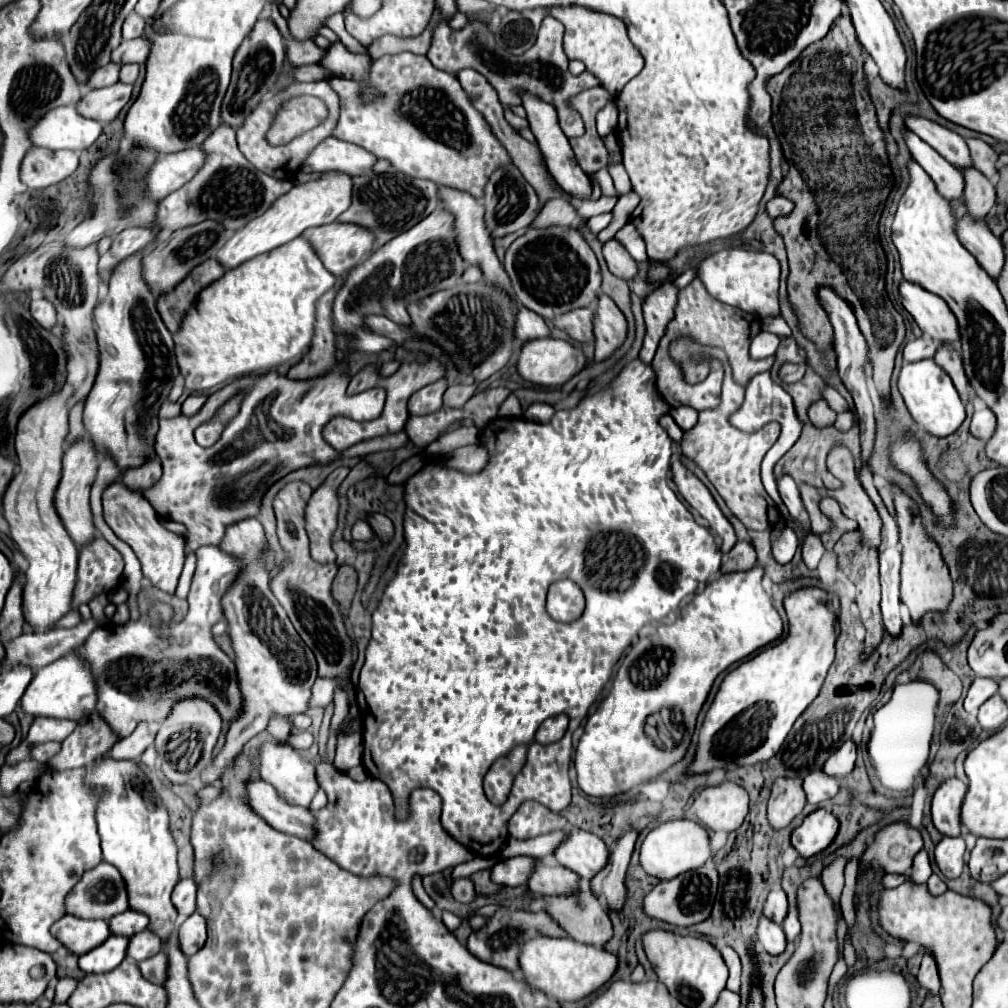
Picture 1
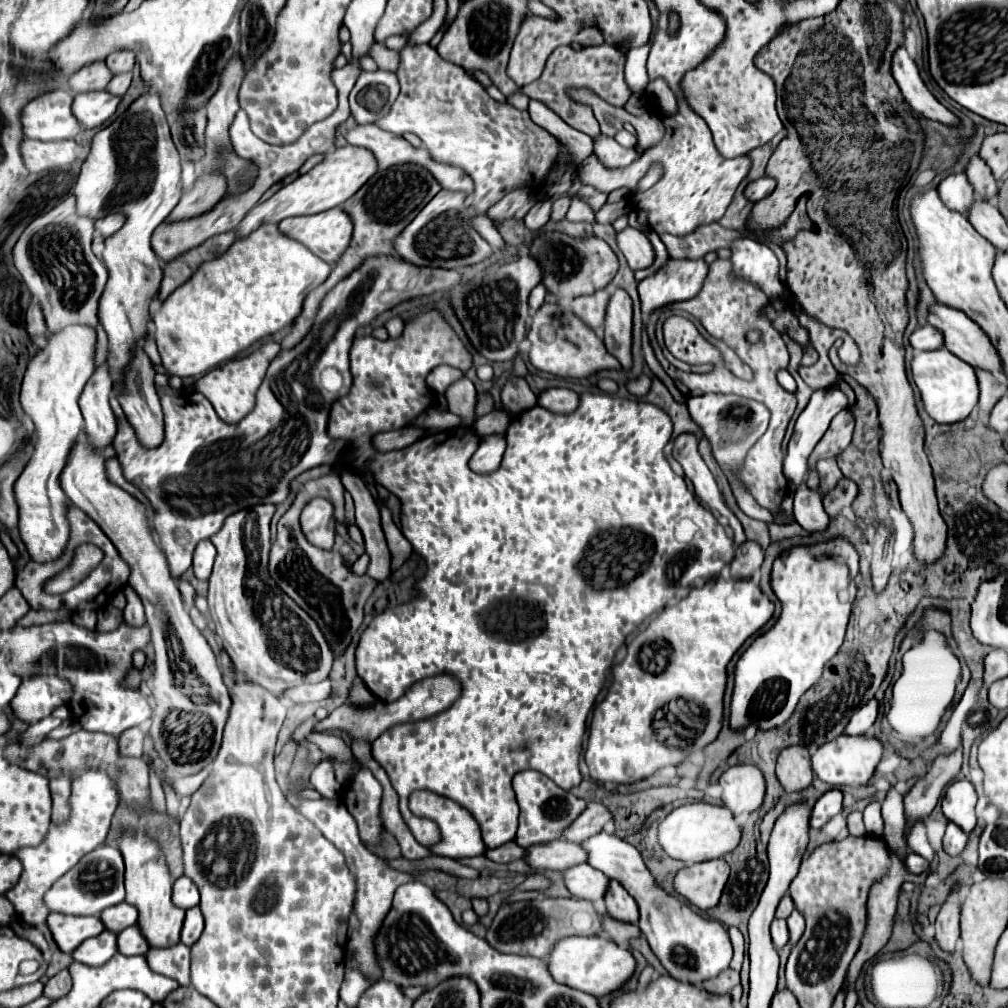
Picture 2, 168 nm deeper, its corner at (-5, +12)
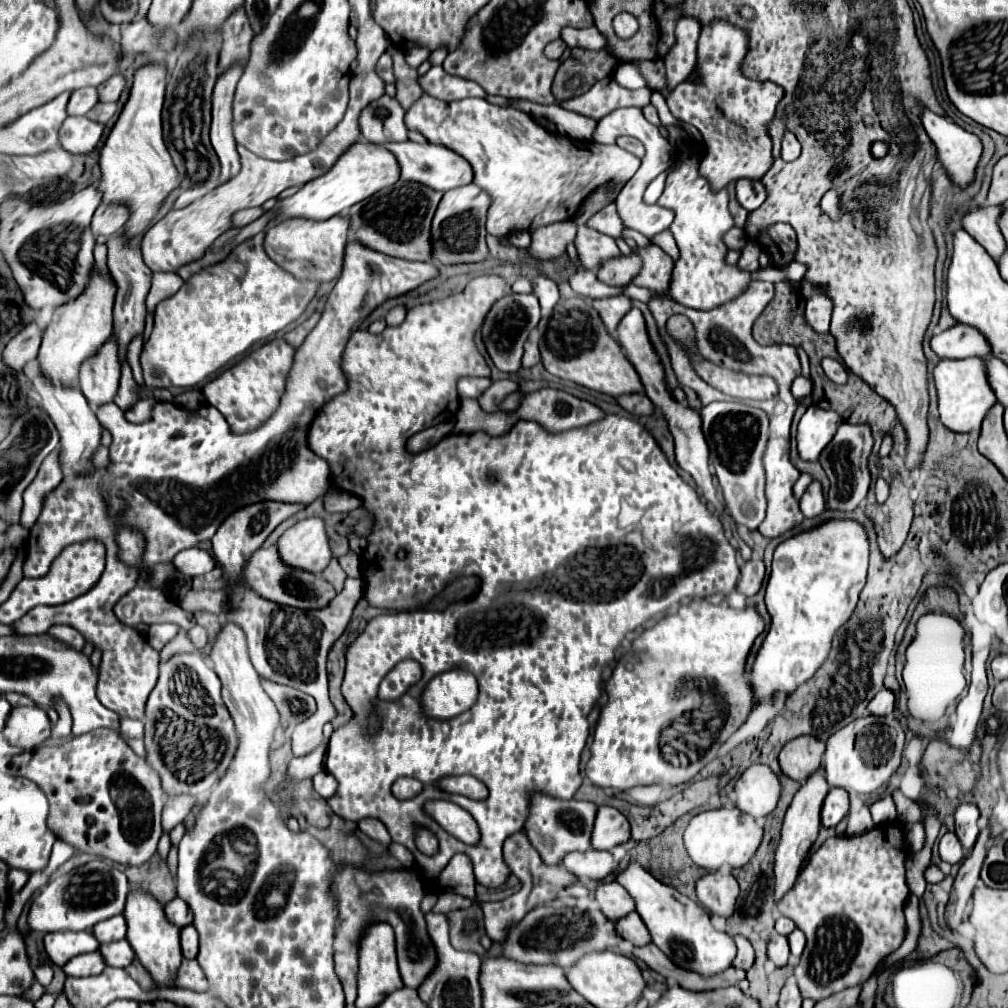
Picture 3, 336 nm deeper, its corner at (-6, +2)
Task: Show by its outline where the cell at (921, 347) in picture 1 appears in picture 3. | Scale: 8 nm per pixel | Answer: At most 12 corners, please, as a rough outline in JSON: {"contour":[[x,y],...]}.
{"contour":[[956,324],[934,336],[940,358],[992,354],[980,330]]}

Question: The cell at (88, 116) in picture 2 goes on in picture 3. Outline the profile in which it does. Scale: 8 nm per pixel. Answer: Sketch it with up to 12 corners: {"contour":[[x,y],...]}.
{"contour":[[70,116],[60,128],[60,146],[88,154],[104,126],[86,116]]}

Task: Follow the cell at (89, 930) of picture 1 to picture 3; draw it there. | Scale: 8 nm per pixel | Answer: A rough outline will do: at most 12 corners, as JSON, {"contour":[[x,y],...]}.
{"contour":[[50,932],[44,950],[56,966],[98,950],[92,932]]}

